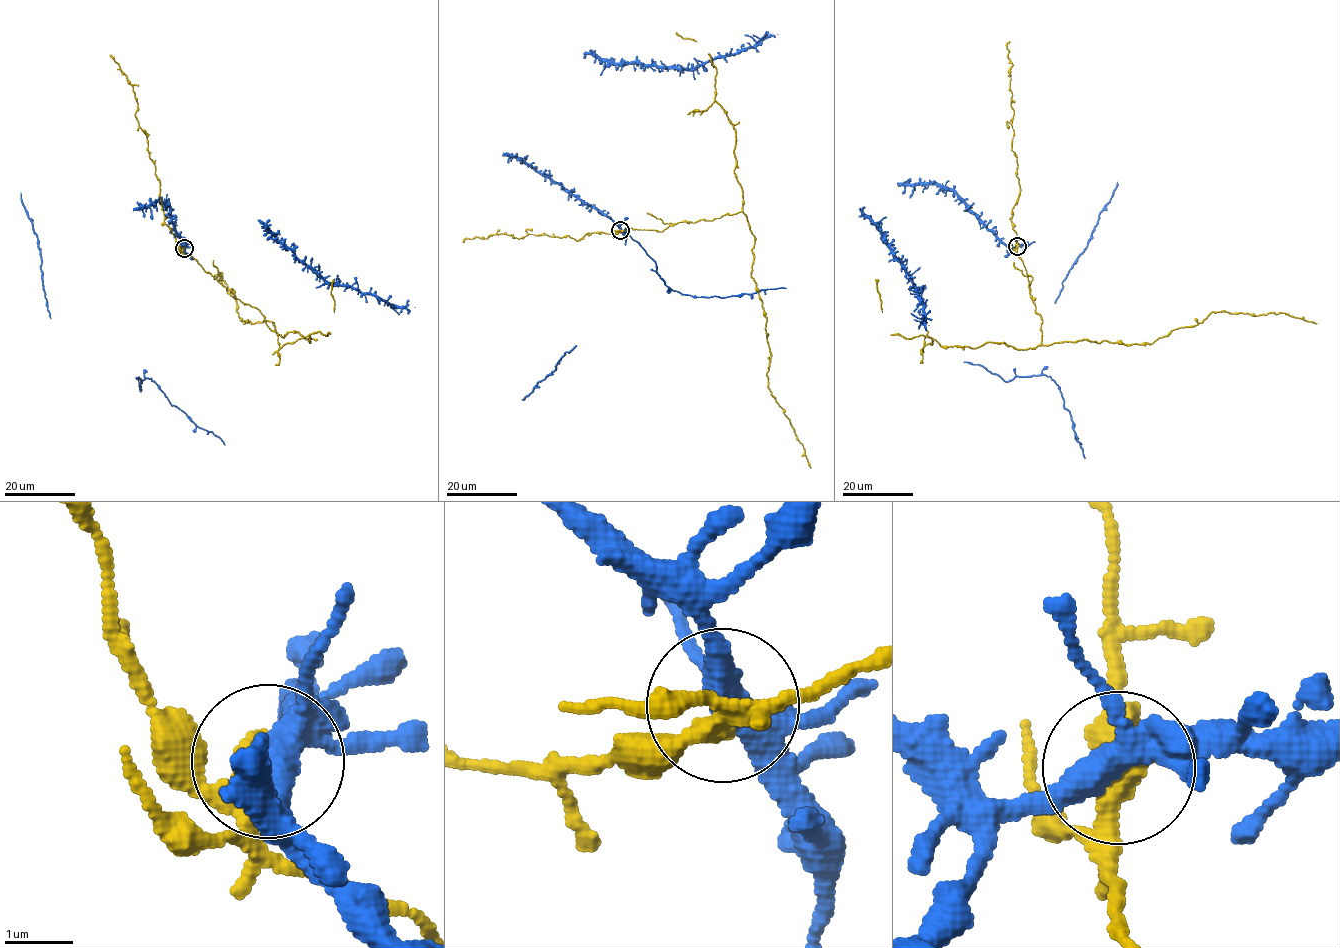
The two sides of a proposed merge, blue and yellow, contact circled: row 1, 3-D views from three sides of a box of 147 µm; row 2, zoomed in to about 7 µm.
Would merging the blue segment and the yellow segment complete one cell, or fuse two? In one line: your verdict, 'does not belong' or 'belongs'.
does not belong

